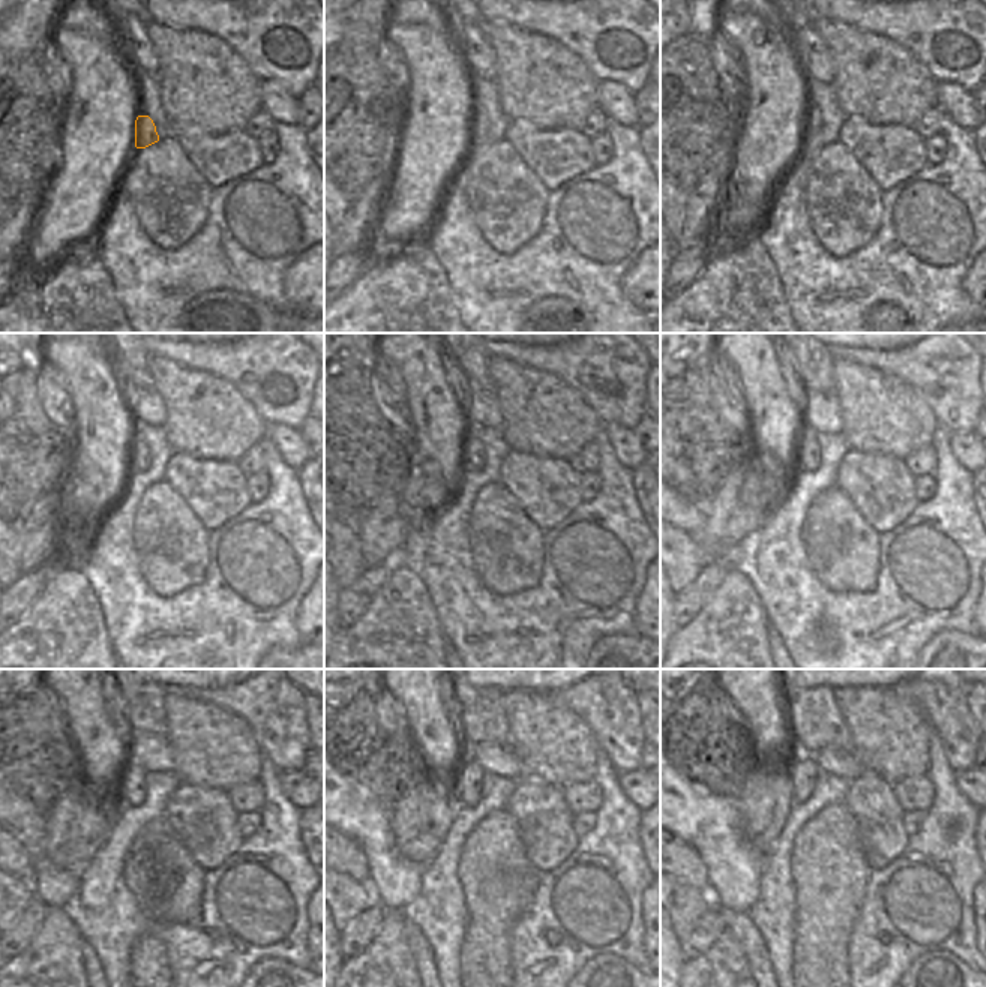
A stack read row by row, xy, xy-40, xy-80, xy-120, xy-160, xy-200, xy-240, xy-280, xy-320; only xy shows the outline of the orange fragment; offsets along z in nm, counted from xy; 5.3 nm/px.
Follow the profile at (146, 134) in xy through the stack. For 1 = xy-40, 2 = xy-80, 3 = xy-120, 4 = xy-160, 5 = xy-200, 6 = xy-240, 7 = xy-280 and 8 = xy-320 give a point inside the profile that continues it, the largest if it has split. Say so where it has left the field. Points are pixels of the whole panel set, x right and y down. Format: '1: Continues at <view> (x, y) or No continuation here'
1: Continues at xy-40 (477, 122)
2: Continues at xy-80 (814, 120)
3: Continues at xy-120 (140, 455)
4: Continues at xy-160 (474, 456)
5: Continues at xy-200 (808, 452)
6: Continues at xy-240 (134, 789)
7: Continues at xy-280 (468, 779)
8: Continues at xy-320 (803, 770)

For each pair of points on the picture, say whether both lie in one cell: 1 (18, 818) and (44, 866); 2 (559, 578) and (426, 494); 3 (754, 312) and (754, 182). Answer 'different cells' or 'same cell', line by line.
1: same cell
2: different cells
3: different cells

